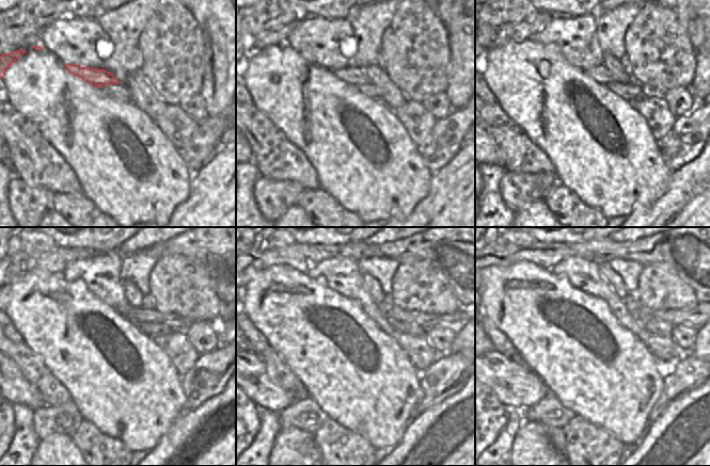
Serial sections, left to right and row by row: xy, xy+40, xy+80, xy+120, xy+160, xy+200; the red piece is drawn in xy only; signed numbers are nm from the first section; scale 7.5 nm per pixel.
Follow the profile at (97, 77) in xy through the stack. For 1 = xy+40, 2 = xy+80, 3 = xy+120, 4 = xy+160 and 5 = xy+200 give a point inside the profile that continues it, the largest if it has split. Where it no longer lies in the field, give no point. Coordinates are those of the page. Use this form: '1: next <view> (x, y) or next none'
1: next xy+40 (357, 76)
2: next xy+80 (601, 75)
3: next xy+120 (177, 323)
4: next xy+160 (392, 314)
5: next xy+200 (692, 317)

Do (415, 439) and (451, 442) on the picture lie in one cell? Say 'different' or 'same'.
same

